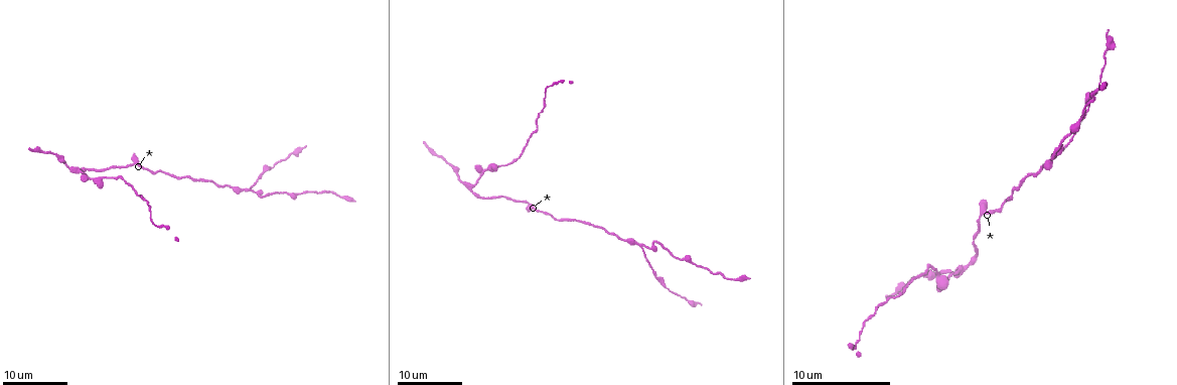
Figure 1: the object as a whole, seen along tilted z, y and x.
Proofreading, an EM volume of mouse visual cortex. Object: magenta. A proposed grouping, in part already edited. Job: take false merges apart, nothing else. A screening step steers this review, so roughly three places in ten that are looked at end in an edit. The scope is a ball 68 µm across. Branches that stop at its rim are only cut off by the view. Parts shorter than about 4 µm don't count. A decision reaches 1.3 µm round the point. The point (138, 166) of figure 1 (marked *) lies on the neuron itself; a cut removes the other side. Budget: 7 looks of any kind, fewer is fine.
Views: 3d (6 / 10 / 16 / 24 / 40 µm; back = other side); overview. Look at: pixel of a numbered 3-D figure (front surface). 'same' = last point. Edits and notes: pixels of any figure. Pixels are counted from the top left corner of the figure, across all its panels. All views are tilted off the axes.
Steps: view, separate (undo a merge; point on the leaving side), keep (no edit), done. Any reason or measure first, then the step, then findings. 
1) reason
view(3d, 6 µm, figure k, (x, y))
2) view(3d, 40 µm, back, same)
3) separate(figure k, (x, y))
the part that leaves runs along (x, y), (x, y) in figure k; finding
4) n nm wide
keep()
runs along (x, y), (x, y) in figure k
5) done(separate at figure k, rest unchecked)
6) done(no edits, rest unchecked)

thick turns thin
view(3d, 24 µm, figure 1, (103, 179))

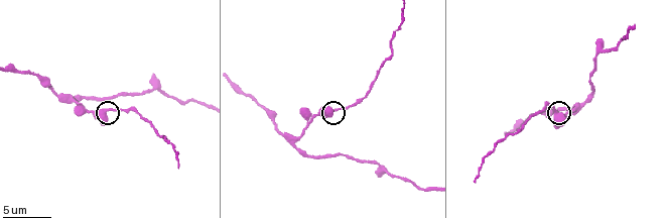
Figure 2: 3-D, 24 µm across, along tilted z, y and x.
view(3d, 6 µm, figure 2, (108, 108))

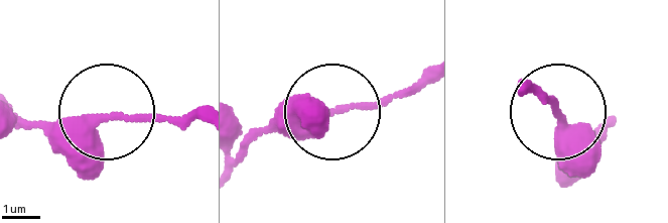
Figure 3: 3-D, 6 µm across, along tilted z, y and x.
from behind
view(3d, 6 µm, back, figure 3, (104, 117))

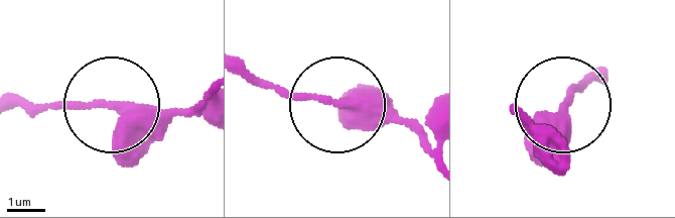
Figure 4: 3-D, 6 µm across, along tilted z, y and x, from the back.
keep()
runs along (201, 99), (173, 109), (23, 101) in figure 4; all the same neuron

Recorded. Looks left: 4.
four arms meet
view(3d, 10 µm, figure 2, (577, 107))

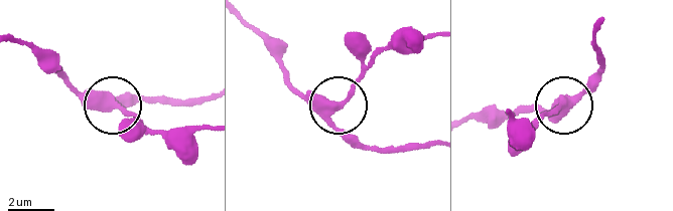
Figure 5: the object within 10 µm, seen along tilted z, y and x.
view(3d, 10 µm, back, figure 5, (333, 106))

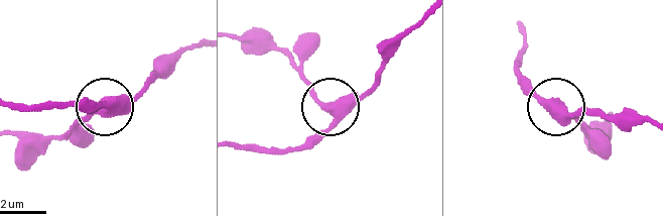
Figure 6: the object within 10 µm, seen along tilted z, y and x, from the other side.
360 nm wide
keep()
runs along (236, 144), (305, 146), (322, 130), (330, 110), (379, 84) in figure 6; all the same neuron

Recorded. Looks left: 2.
small branch off a trunk
view(3d, 16 µm, figure 1, (248, 188))

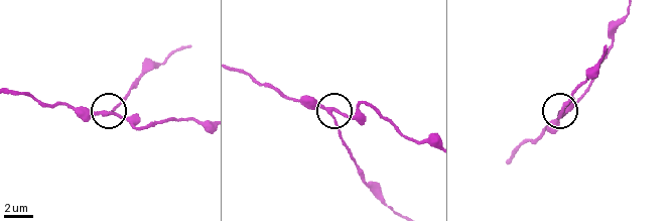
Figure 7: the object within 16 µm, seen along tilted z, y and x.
closer look
view(3d, 10 µm, figure 7, (112, 113))

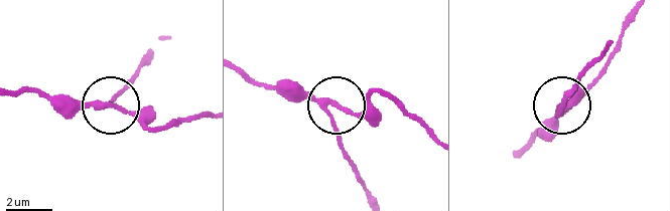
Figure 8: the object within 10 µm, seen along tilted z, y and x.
200 nm wide
keep()
continuous, no second neuron

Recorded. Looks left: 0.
done(no edits, rest unchecked)

